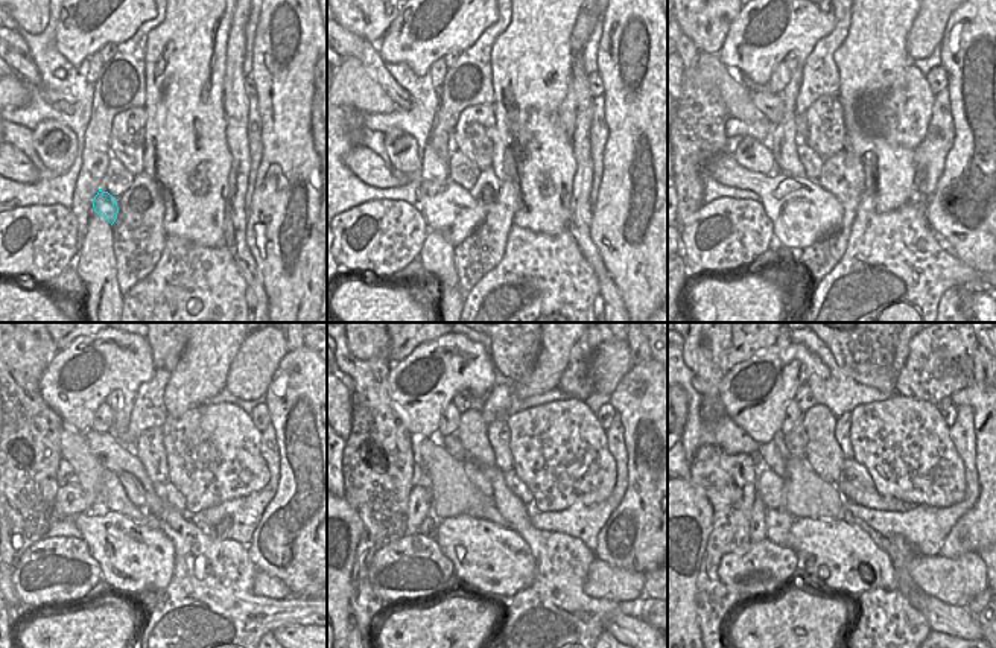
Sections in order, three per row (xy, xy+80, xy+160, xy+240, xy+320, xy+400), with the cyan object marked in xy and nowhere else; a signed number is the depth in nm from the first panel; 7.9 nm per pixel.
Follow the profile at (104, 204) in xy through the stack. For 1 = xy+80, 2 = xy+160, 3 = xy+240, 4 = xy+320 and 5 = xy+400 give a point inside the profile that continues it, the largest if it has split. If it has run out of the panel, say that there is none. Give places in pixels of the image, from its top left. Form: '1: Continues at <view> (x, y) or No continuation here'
1: Continues at xy+80 (450, 210)
2: Continues at xy+160 (803, 213)
3: Continues at xy+240 (134, 557)
4: Continues at xy+320 (494, 562)
5: Continues at xy+400 (840, 557)

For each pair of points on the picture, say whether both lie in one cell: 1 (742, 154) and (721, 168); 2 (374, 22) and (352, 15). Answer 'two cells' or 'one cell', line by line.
1: two cells
2: one cell

